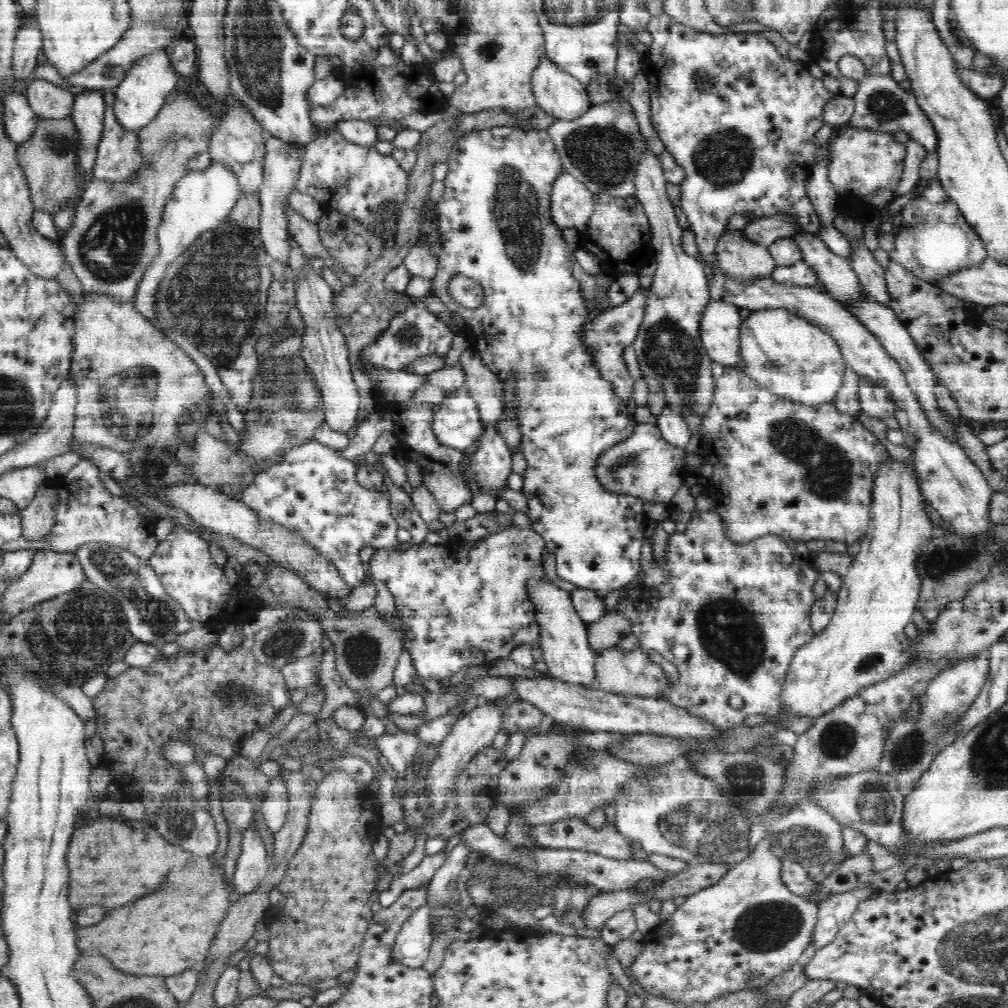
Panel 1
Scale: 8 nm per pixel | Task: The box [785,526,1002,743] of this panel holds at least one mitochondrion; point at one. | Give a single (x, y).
(942, 562)

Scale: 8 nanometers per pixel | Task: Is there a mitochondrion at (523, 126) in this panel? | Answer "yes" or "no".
no

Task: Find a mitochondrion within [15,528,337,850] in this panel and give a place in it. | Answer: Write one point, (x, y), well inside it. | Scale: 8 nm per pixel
(72, 638)

